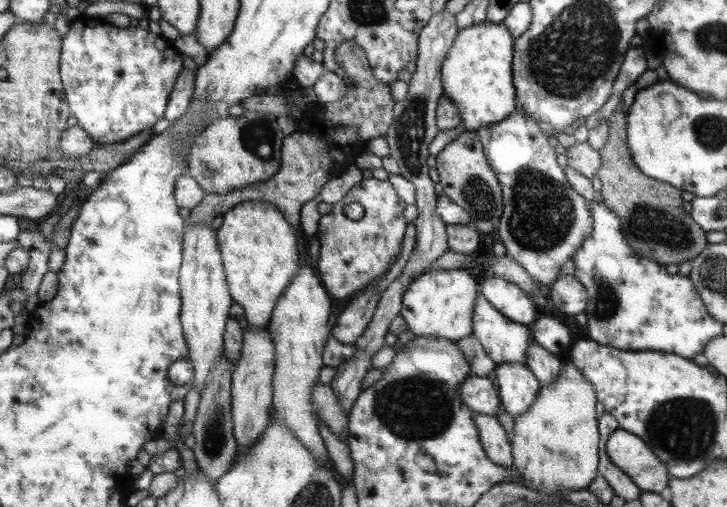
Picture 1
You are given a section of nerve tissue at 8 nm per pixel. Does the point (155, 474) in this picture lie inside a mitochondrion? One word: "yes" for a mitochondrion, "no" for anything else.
no

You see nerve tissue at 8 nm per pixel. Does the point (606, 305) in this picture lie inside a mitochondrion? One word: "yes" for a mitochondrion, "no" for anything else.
yes

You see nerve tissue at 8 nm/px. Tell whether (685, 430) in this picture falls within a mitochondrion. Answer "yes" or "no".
yes

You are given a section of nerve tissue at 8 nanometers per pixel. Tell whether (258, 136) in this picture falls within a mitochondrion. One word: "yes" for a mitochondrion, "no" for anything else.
yes

